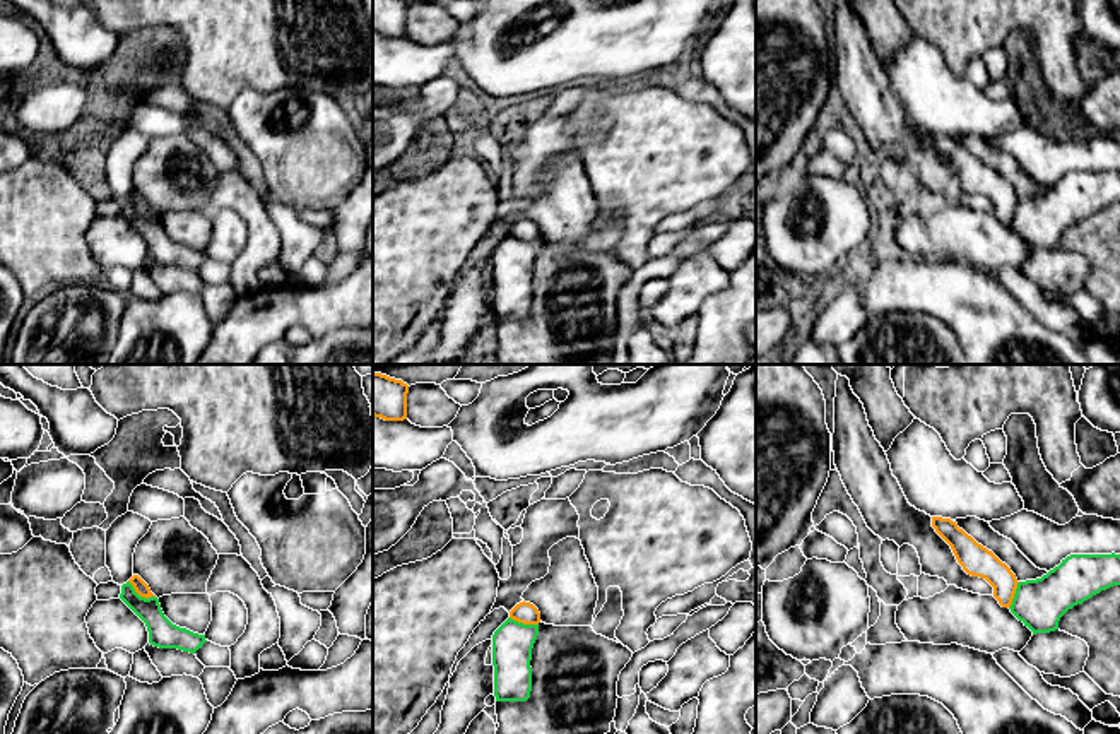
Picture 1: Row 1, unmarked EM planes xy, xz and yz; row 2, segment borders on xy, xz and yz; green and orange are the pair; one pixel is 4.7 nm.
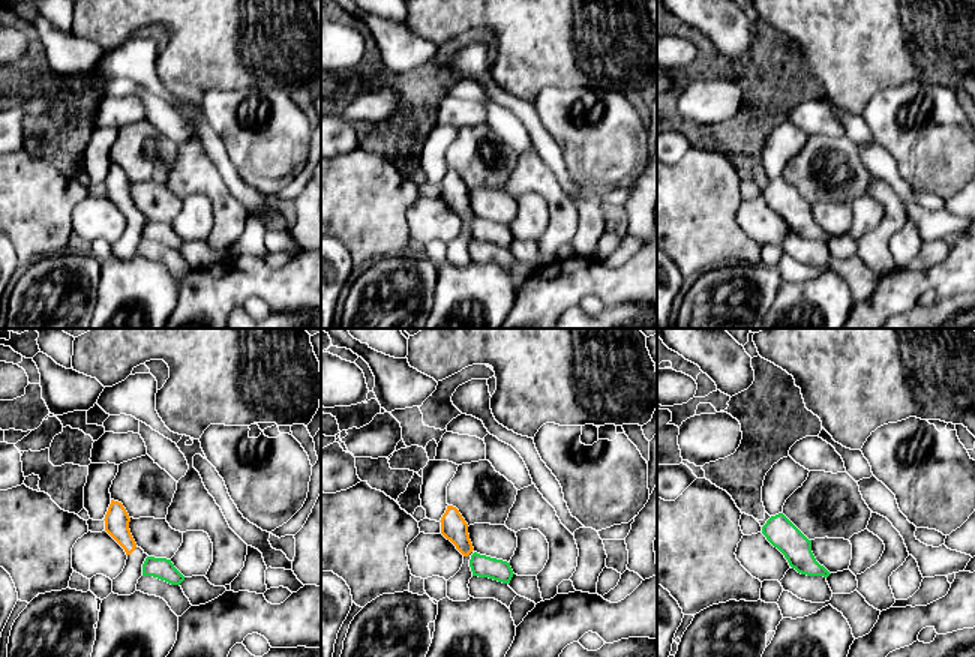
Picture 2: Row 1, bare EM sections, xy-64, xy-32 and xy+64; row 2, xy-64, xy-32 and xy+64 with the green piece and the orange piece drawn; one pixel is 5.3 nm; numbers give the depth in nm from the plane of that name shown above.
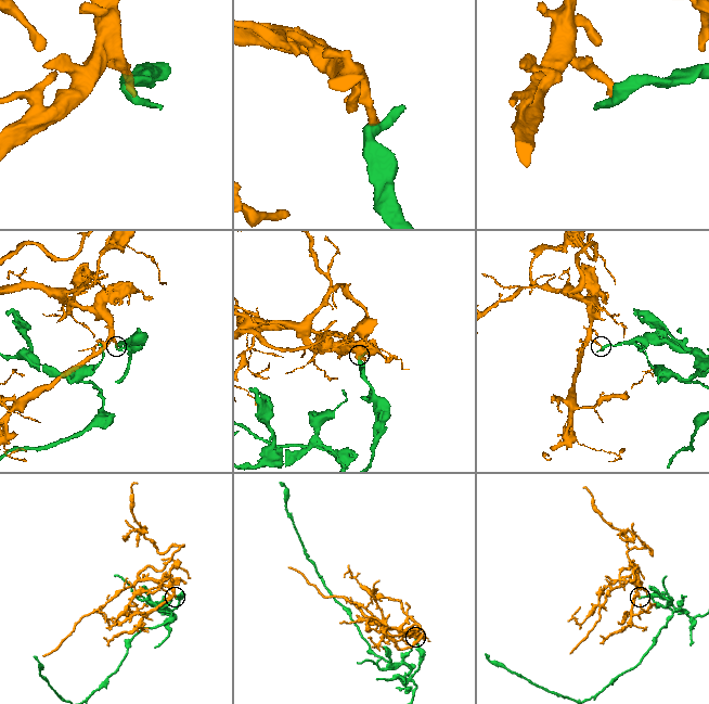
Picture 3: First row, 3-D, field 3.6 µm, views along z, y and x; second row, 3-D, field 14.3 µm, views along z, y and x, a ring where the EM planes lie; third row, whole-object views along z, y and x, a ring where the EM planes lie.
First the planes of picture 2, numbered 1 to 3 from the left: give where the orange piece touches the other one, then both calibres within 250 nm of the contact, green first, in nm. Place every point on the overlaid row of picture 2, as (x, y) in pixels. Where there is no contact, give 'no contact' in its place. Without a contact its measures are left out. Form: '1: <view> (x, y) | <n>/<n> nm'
1: no contact
2: no contact
3: no contact

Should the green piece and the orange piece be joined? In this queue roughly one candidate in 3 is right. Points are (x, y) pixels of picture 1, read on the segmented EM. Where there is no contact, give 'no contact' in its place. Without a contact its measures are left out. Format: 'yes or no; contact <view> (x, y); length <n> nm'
no; contact xy (139, 596); length 150 nm

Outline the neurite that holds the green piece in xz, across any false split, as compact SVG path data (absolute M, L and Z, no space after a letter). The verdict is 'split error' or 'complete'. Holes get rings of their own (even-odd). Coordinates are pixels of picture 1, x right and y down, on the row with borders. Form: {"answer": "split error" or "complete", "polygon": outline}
{"answer": "complete", "polygon": "M508 618L492 635L496 701L527 701L532 691L532 648L539 624Z"}

